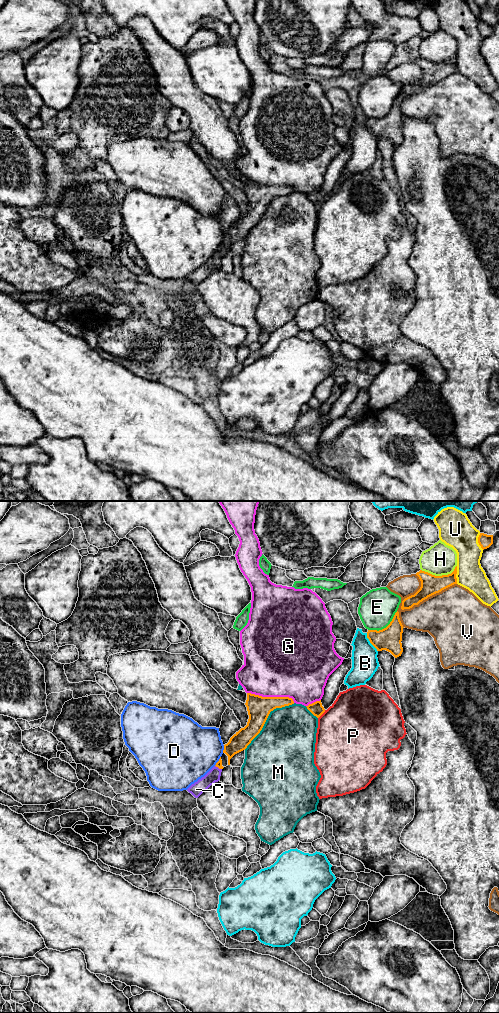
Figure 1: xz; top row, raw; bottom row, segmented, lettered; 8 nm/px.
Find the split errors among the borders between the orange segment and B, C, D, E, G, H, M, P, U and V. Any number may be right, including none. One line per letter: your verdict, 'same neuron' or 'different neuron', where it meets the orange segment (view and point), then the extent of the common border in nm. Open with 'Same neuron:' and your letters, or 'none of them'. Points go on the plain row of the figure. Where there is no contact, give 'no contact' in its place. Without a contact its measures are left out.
Same neuron: C
B: different neuron | xz (370, 130) | 180 nm
C: same neuron | xz (218, 255) | 70 nm
D: different neuron | xz (224, 237) | 70 nm
E: different neuron | xz (384, 116) | 280 nm
G: different neuron | xz (271, 185) | 400 nm
H: different neuron | xz (439, 64) | 300 nm
M: different neuron | xz (266, 207) | 550 nm
P: different neuron | xz (322, 201) | 90 nm
U: different neuron | xz (455, 63) | 140 nm
V: different neuron | xz (428, 84) | 500 nm

